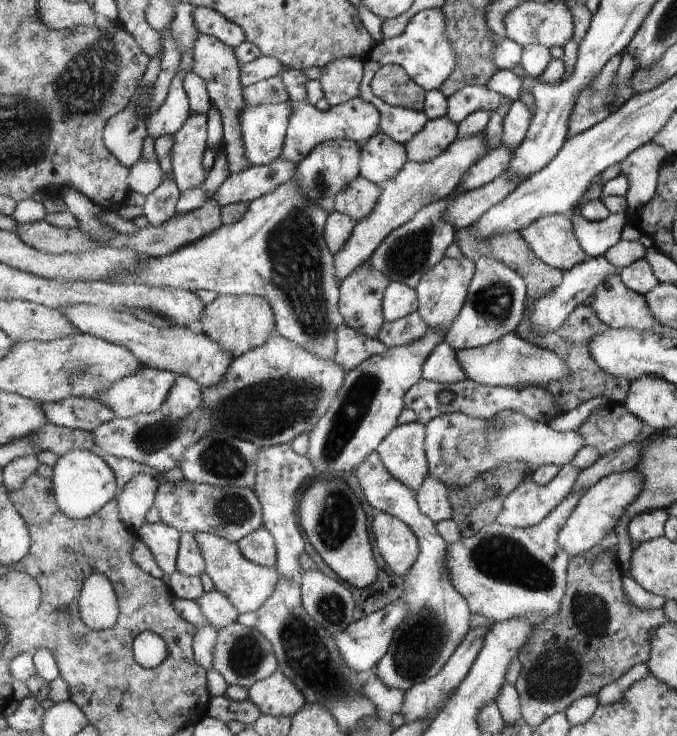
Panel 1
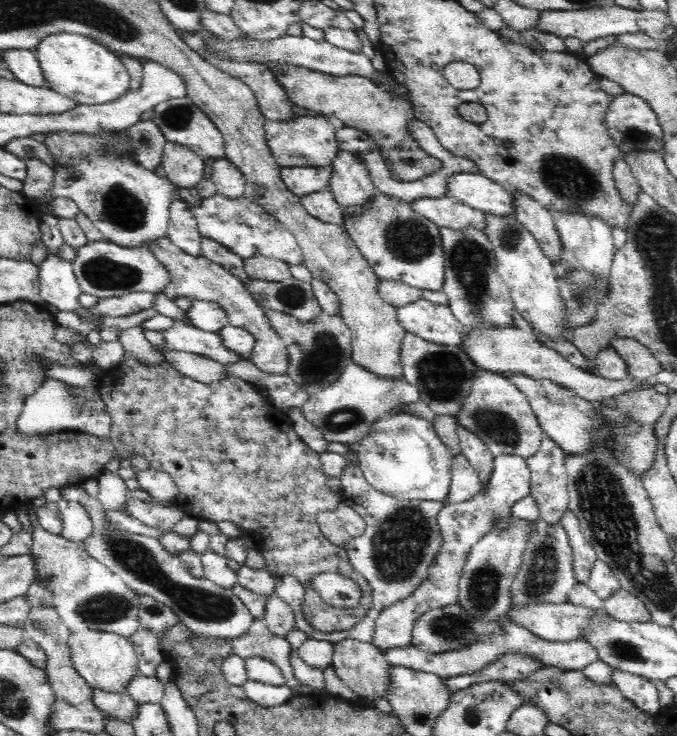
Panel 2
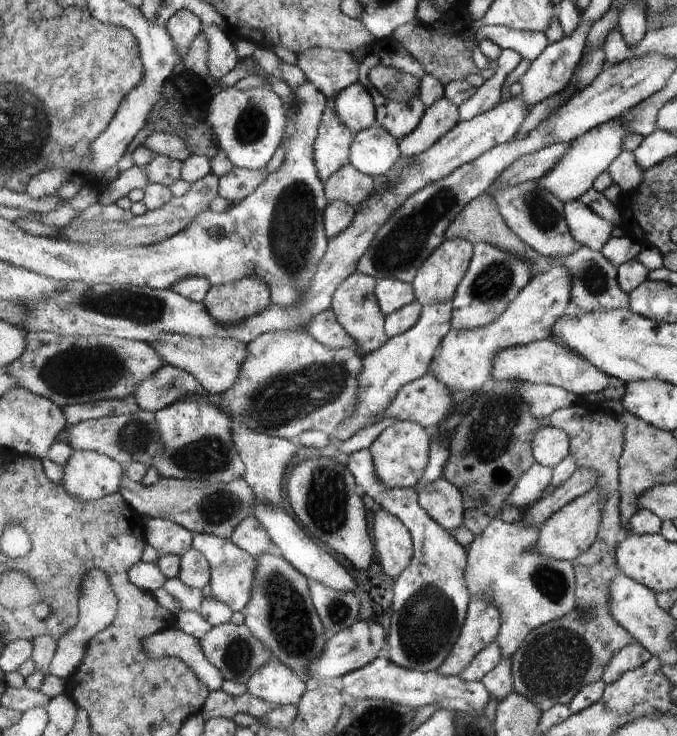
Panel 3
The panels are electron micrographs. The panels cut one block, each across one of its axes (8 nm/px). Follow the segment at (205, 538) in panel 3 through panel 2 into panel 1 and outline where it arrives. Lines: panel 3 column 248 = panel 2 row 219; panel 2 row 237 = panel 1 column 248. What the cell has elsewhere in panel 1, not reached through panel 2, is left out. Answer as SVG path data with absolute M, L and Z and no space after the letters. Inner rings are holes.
M199 531L194 533L194 536L206 558L206 573L215 582L216 589L223 592L240 613L250 613L263 608L265 602L273 596L275 586L279 582L277 570L251 562L251 559L242 553L239 543L208 532Z

